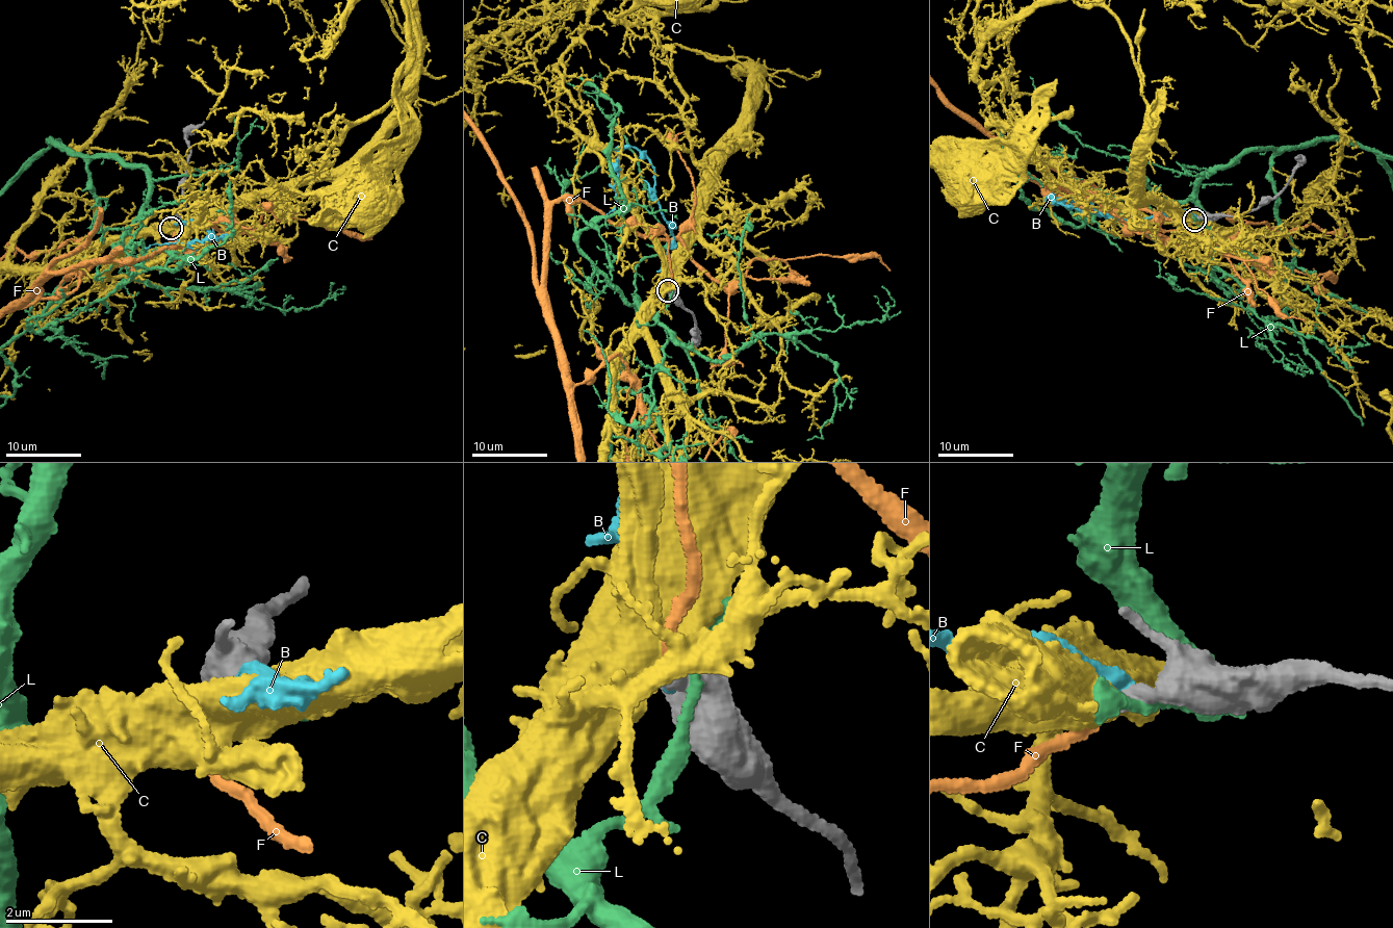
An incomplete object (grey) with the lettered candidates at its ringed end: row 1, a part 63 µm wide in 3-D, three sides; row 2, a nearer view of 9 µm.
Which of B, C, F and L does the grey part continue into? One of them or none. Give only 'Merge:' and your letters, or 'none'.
Merge: F

